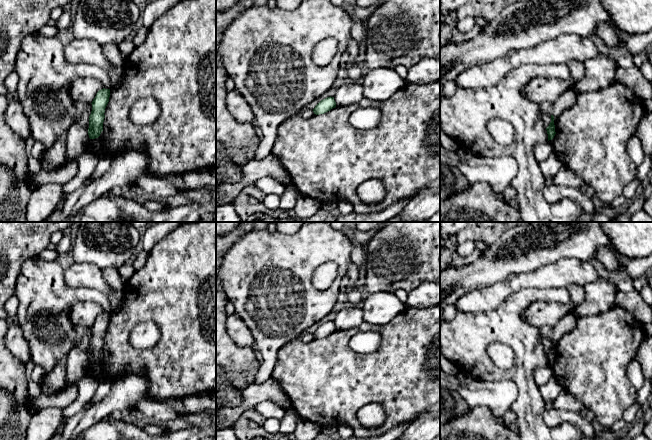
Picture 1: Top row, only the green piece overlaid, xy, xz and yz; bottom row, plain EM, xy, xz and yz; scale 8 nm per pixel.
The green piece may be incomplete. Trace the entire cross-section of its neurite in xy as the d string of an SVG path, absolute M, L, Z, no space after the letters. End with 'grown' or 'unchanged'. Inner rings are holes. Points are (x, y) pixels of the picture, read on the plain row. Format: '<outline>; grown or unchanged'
M101 313L92 325L92 335L89 340L88 359L90 363L98 362L103 355L105 332L109 326L110 313Z; unchanged

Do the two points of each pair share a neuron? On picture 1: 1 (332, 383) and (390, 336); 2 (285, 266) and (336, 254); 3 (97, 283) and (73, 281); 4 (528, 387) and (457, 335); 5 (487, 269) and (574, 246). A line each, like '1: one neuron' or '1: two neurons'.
1: one neuron
2: one neuron
3: one neuron
4: one neuron
5: one neuron

